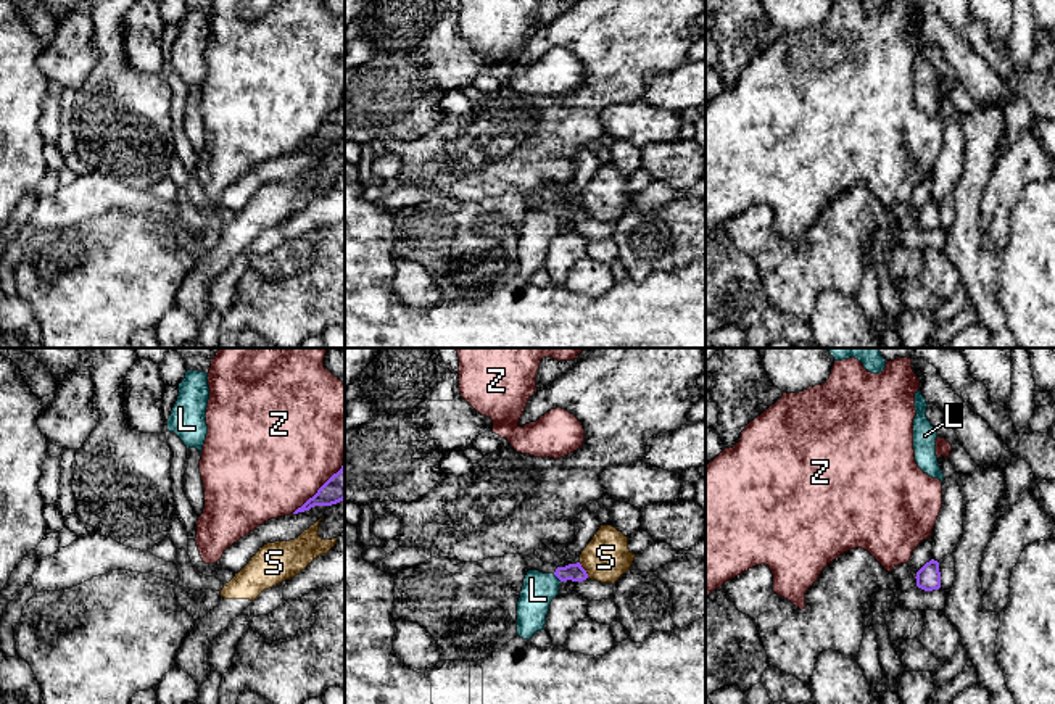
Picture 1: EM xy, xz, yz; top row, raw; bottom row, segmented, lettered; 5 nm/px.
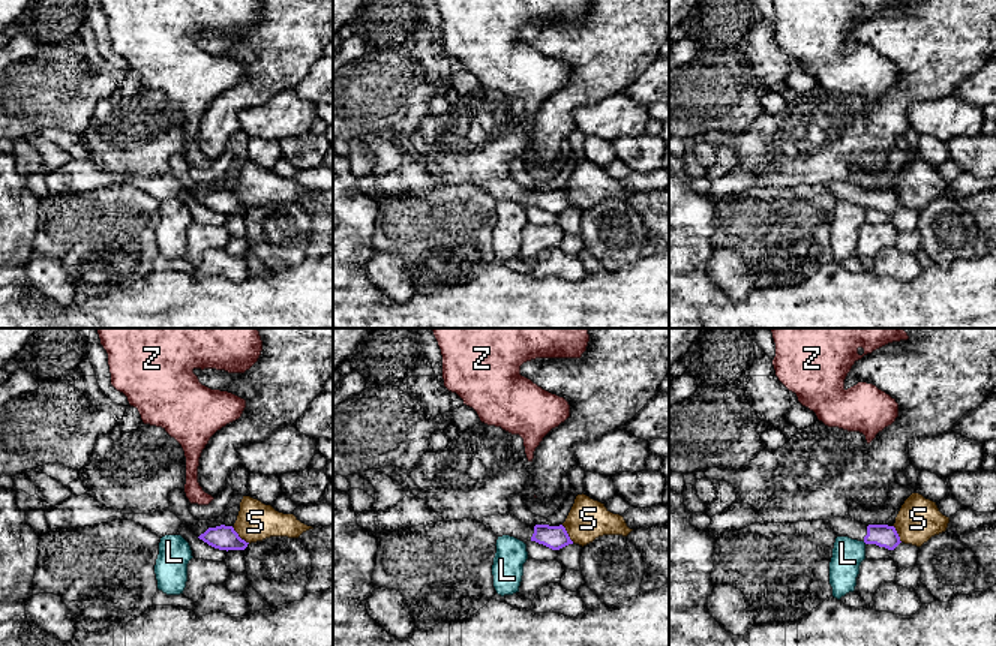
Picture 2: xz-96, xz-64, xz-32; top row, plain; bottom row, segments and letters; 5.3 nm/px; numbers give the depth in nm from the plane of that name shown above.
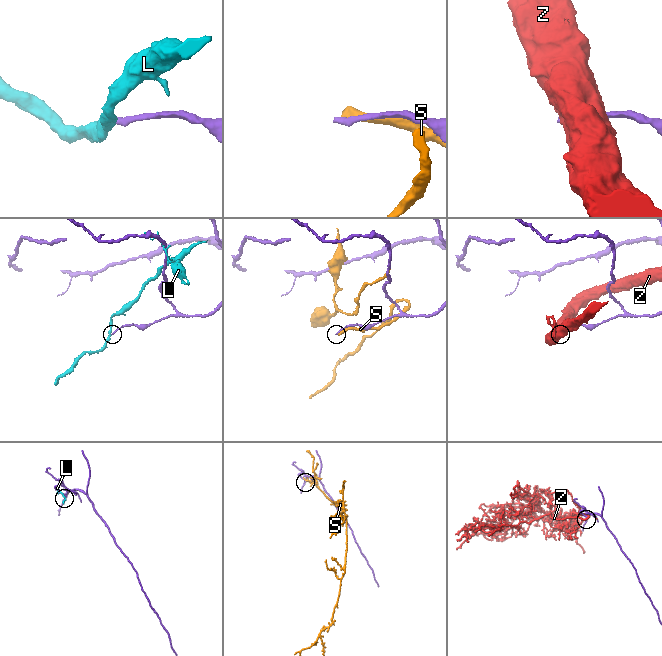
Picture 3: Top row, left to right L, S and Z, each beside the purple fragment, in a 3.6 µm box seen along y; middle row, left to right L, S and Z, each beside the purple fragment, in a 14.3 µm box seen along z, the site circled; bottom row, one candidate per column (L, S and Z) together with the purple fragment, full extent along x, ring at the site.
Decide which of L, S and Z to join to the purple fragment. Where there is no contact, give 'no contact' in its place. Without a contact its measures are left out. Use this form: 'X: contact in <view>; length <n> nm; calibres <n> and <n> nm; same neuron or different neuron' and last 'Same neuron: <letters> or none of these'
L: contact in xz; length 60 nm; calibres 90 and 170 nm; different neuron
S: contact in xz; length 90 nm; calibres 90 and 240 nm; different neuron
Z: contact in xy; length 380 nm; calibres 140 and 500 nm; different neuron
Same neuron: none of these

